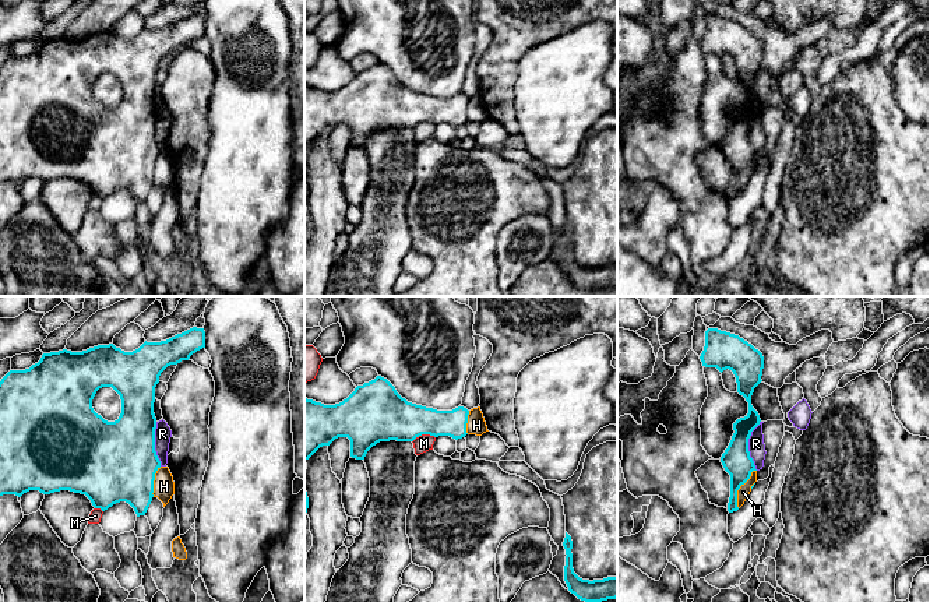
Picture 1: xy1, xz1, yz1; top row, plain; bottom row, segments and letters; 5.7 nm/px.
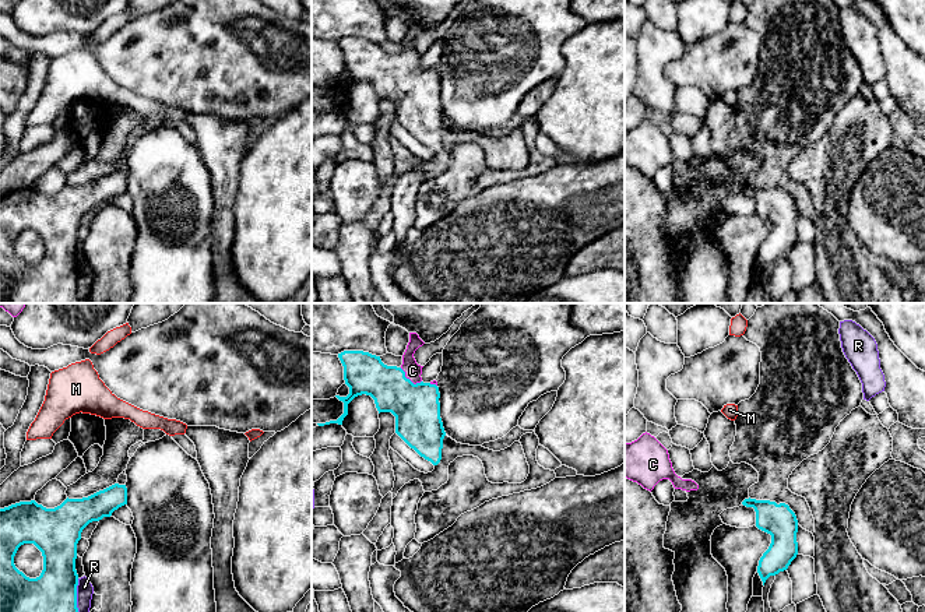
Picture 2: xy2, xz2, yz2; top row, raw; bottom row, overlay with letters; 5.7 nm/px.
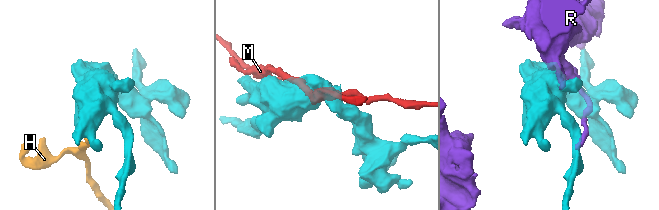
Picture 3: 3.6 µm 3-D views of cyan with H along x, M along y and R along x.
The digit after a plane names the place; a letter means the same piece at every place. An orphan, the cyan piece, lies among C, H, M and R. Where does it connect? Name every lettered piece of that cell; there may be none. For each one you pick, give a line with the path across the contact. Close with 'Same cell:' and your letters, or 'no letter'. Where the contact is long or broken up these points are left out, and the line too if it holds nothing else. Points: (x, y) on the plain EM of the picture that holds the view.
C: runs through xz2 (417, 95), (408, 85), (408, 66), (412, 57)
Same cell: C

